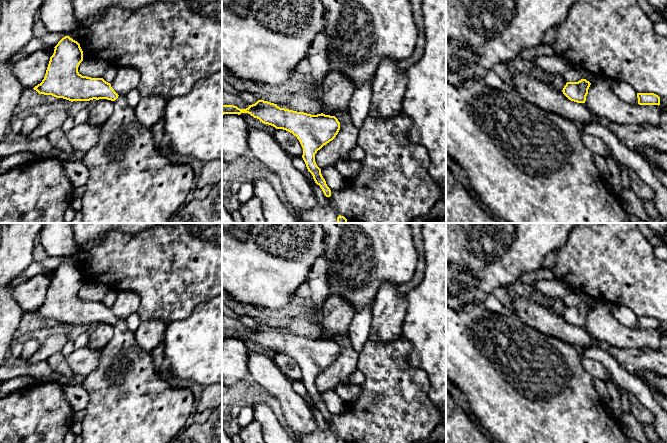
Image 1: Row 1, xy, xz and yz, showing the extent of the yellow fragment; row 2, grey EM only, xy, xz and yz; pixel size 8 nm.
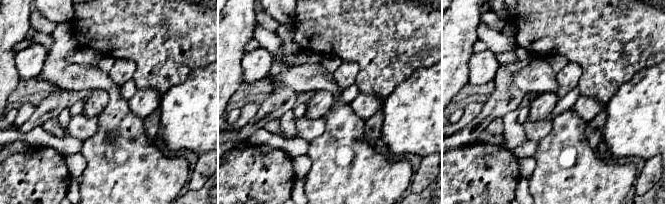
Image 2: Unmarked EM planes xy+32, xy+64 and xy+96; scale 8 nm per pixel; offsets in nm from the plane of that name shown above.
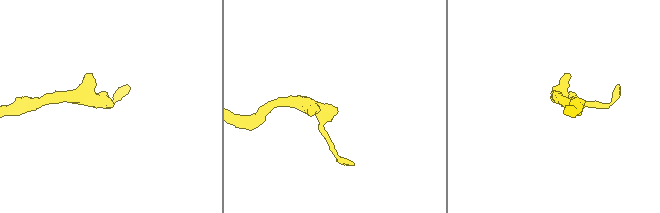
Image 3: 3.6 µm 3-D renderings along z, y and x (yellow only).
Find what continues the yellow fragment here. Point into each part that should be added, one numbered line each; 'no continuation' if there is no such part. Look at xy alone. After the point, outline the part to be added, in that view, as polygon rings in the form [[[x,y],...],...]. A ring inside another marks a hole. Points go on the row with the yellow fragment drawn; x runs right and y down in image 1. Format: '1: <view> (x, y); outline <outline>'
1: xy (130, 181); outline [[[119,95],[114,101],[114,110],[100,127],[97,144],[84,153],[82,163],[88,168],[86,191],[81,197],[82,223],[168,223],[180,209],[194,188],[195,174],[189,164],[173,164],[160,153],[153,142],[151,128],[141,124],[126,96]]]

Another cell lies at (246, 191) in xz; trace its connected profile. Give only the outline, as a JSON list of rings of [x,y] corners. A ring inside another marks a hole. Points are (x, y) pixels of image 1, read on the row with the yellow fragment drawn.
[[[244,180],[242,185],[239,188],[237,198],[239,202],[242,204],[248,201],[250,198],[254,197],[254,185],[250,181]]]

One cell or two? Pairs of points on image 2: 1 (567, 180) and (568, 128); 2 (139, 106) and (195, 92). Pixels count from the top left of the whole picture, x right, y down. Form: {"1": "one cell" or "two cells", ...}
{"1": "one cell", "2": "two cells"}

